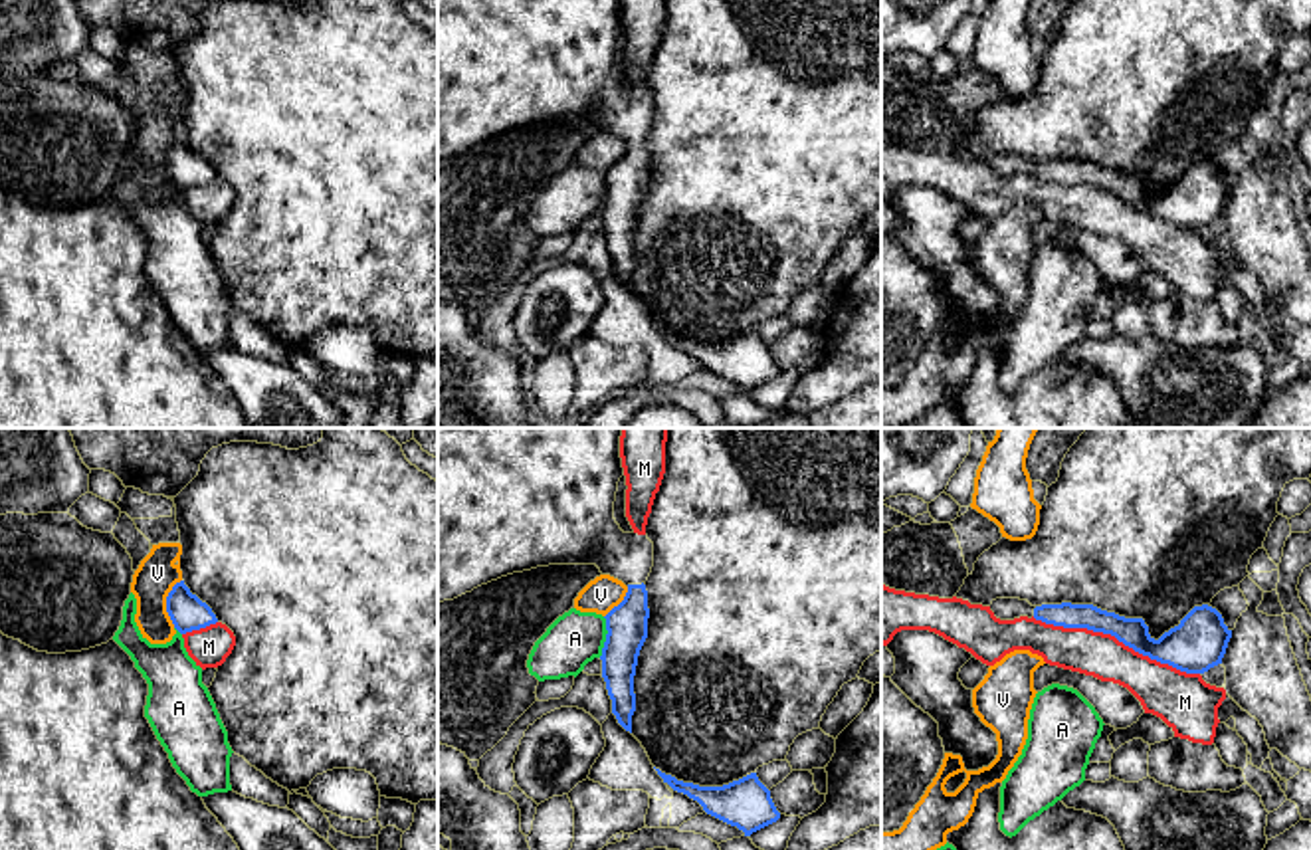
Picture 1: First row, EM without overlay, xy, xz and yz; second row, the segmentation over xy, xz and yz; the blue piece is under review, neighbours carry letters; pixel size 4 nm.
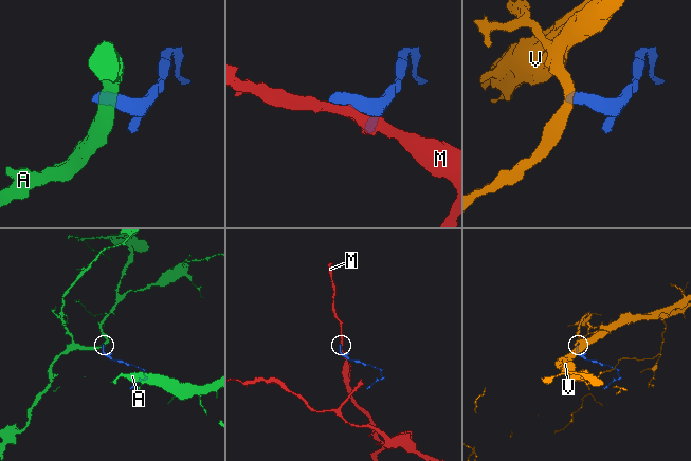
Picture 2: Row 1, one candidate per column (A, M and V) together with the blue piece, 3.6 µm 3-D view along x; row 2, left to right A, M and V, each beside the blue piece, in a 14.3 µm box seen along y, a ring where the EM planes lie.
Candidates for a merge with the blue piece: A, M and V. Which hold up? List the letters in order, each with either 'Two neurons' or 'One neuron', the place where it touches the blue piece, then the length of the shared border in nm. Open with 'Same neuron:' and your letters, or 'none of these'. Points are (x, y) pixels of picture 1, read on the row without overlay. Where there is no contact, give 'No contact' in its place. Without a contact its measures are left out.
Same neuron: none of these
A: Two neurons. Touches blue at xz (606, 193). Shared border 170 nm
M: Two neurons. Touches blue at yz (1115, 193). Shared border 700 nm
V: Two neurons. Touches blue at xy (167, 159). Shared border 200 nm

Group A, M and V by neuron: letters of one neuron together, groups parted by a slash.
A / M / V

